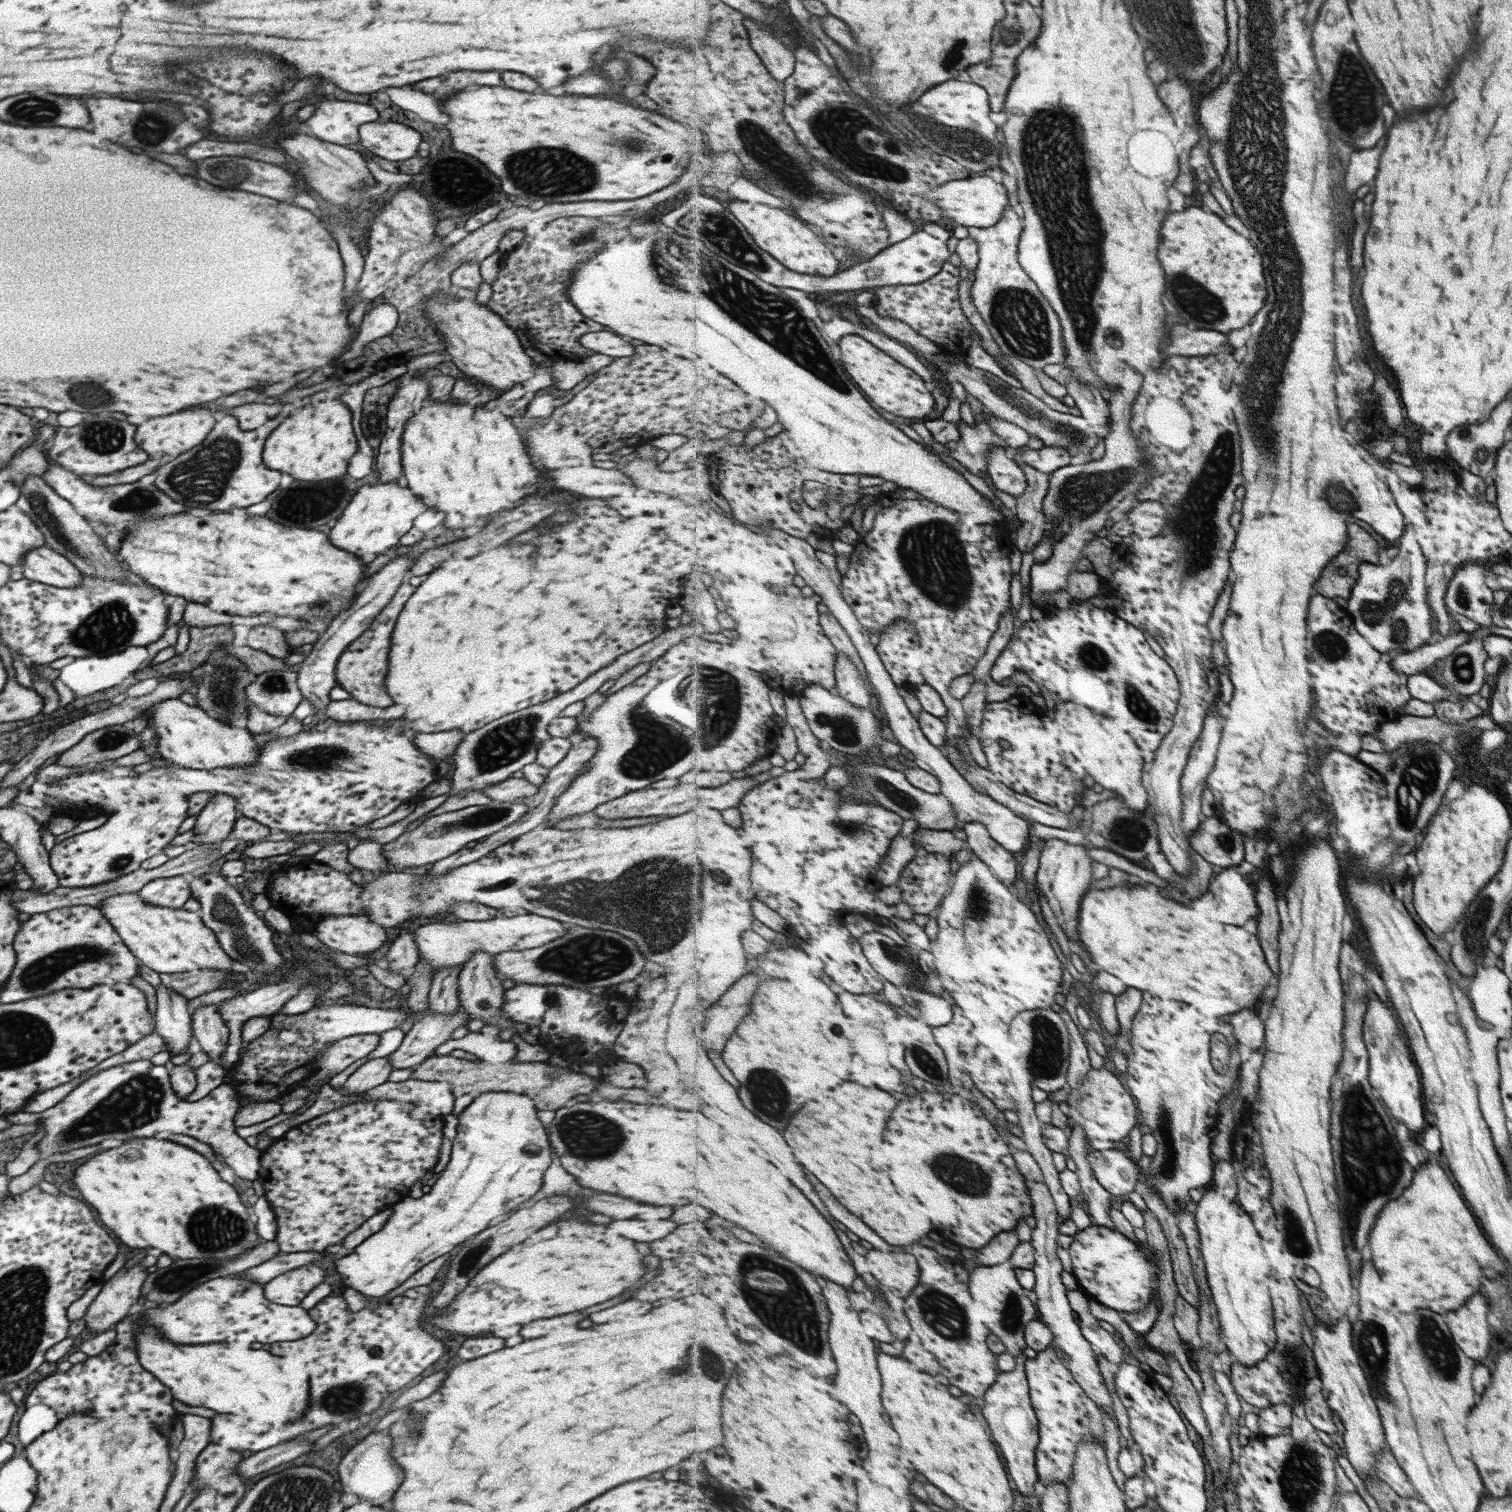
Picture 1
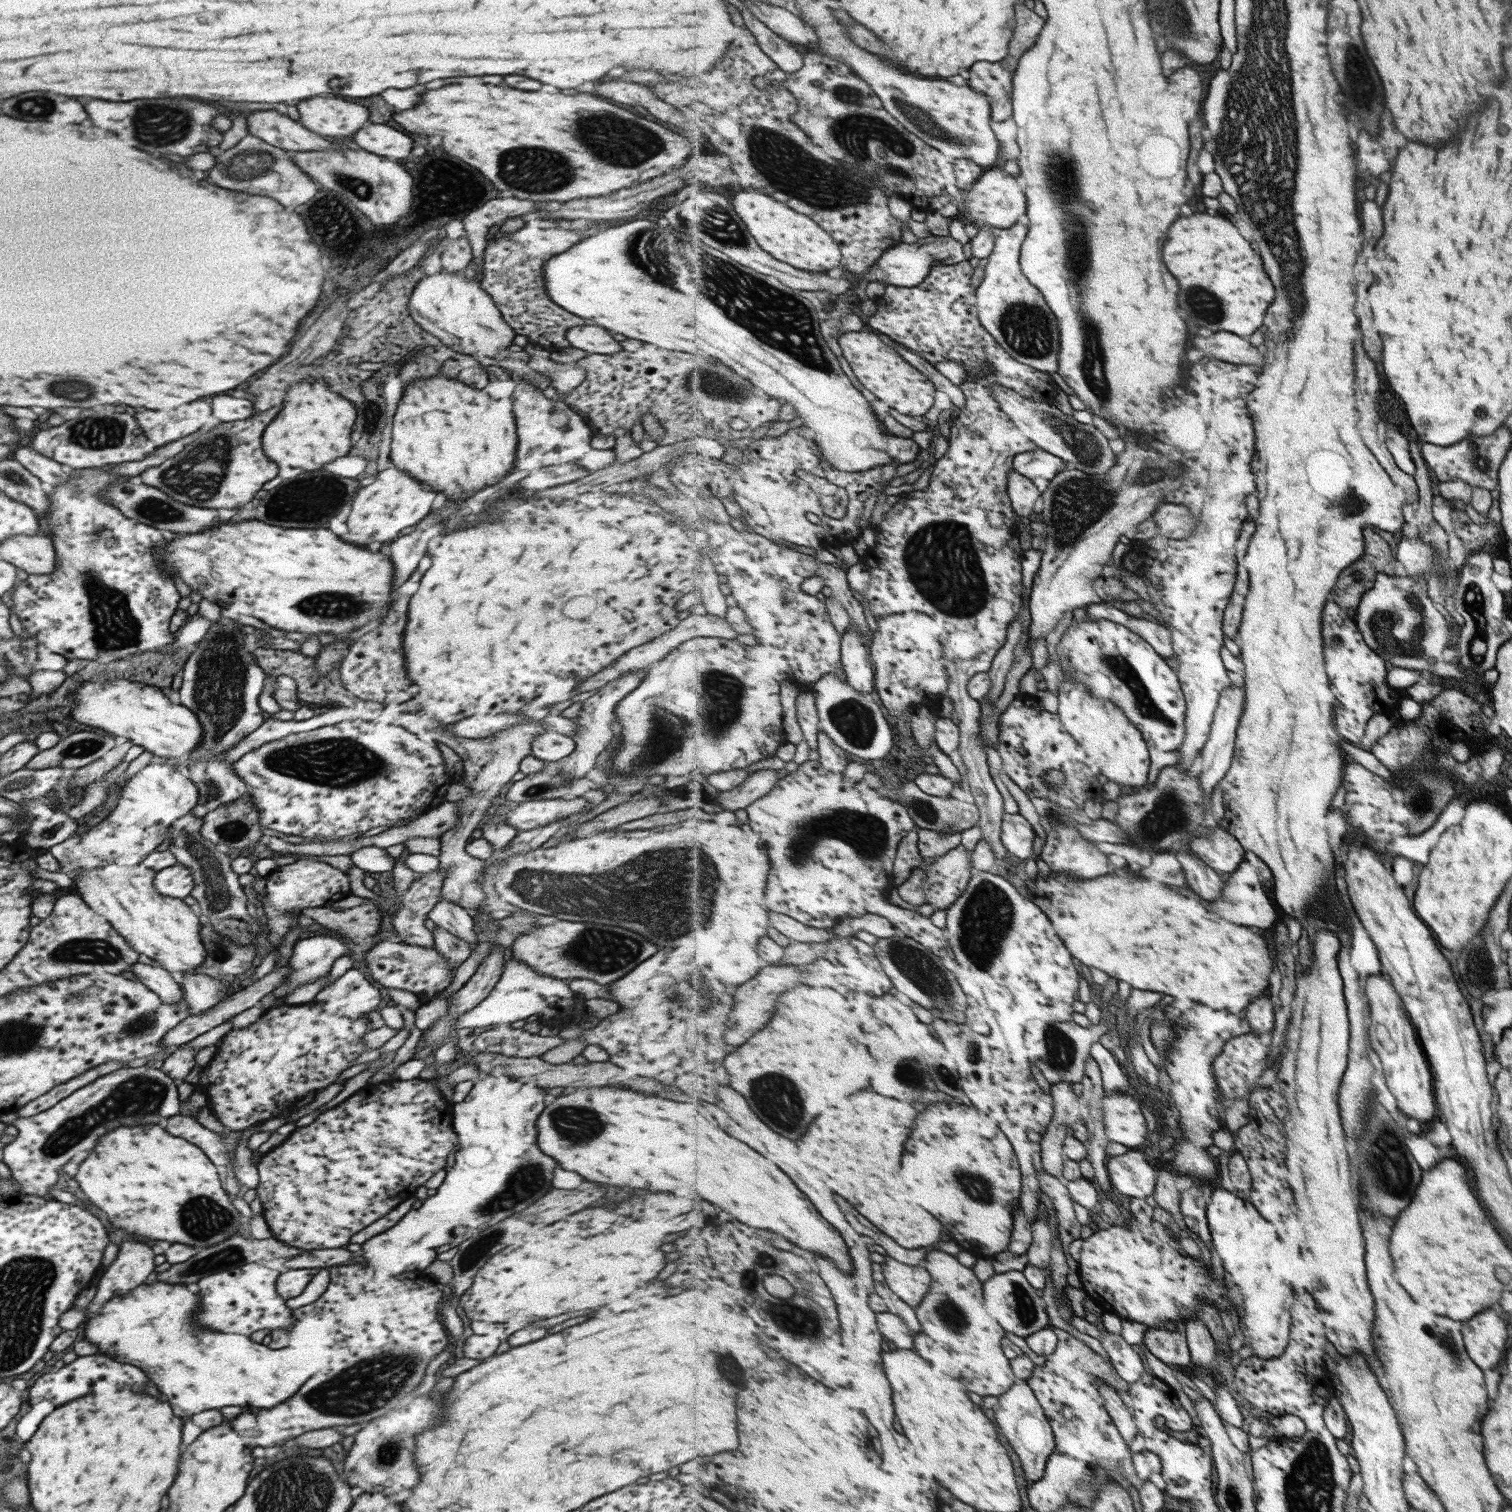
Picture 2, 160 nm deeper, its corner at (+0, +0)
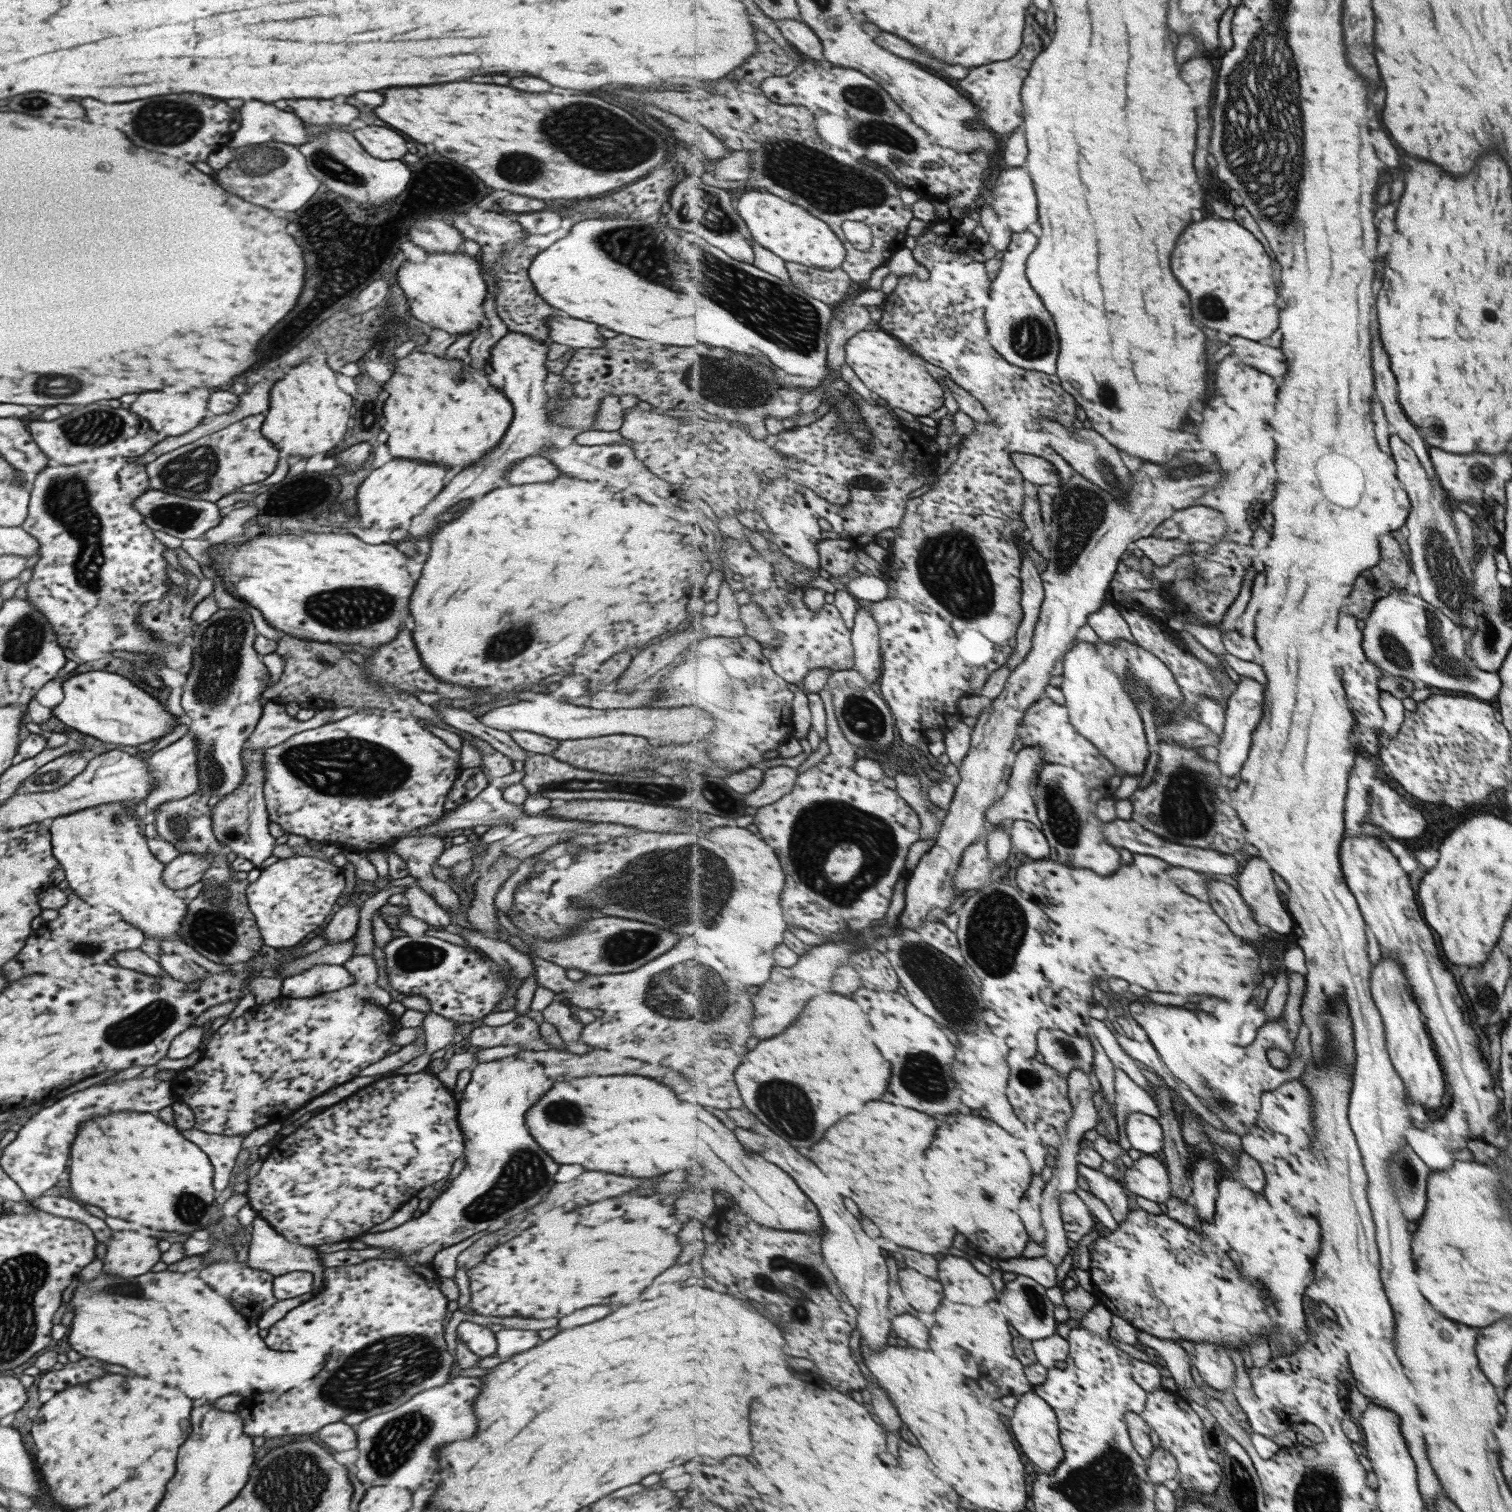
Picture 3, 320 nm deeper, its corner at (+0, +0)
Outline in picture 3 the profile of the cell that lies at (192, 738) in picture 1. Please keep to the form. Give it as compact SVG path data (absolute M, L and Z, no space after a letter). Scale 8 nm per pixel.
M93 670L72 675L61 683L63 699L50 712L69 728L116 747L137 746L160 740L184 721L164 709L148 692L133 685L131 680L111 672Z

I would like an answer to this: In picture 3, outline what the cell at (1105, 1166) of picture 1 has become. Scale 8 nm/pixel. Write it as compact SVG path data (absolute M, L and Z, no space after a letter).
M1145 1156L1129 1167L1125 1176L1126 1188L1135 1195L1142 1196L1158 1204L1172 1197L1169 1169L1165 1162Z

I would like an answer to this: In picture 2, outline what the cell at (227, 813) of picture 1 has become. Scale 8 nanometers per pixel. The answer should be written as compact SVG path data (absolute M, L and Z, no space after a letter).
M229 618L211 622L187 656L181 669L181 685L177 689L179 704L195 714L203 730L198 745L186 757L188 767L185 773L196 785L199 803L208 811L245 794L245 783L235 774L231 762L218 756L254 732L266 717L257 705L266 674L255 662L252 652L245 649L242 628L244 626Z

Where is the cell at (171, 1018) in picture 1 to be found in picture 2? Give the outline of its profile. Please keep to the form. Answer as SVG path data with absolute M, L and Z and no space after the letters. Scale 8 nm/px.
M136 962L131 966L133 977L153 992L157 993L157 998L163 1001L163 1004L177 1004L181 1002L183 995L182 989L174 975L163 970L161 967L151 967Z

